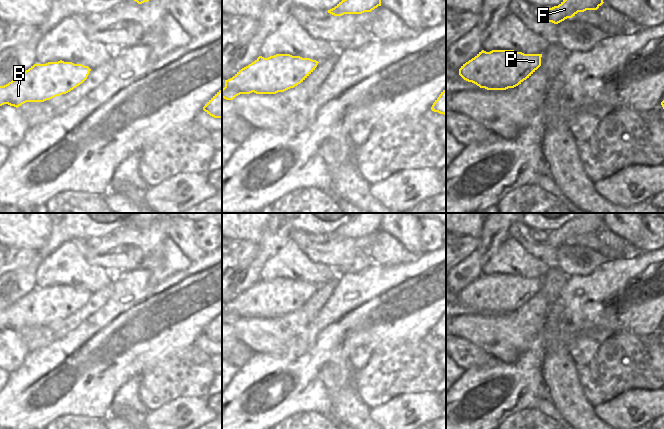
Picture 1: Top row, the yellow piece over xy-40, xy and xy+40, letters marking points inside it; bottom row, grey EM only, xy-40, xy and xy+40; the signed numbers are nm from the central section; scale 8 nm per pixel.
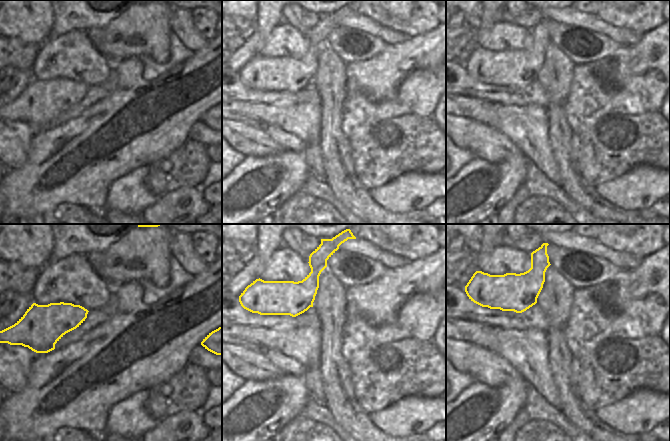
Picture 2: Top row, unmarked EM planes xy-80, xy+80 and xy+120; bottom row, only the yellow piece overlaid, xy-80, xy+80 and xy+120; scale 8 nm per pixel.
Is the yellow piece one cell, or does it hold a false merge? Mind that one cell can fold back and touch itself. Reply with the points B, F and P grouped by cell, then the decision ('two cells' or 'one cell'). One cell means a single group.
groups B F P; one cell

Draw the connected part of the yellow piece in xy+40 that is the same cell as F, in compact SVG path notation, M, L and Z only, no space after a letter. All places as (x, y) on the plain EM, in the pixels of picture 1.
M581 213L563 224L558 230L547 232L545 244L558 248L578 236L597 234L603 228L601 213Z

